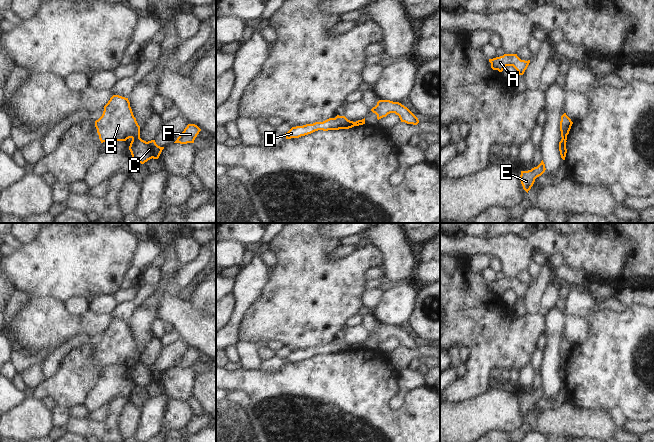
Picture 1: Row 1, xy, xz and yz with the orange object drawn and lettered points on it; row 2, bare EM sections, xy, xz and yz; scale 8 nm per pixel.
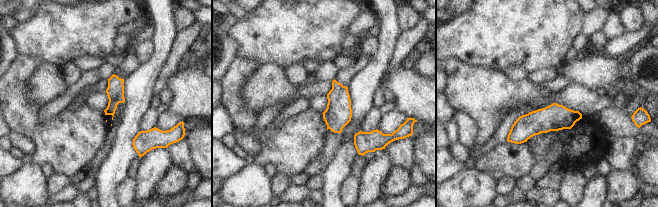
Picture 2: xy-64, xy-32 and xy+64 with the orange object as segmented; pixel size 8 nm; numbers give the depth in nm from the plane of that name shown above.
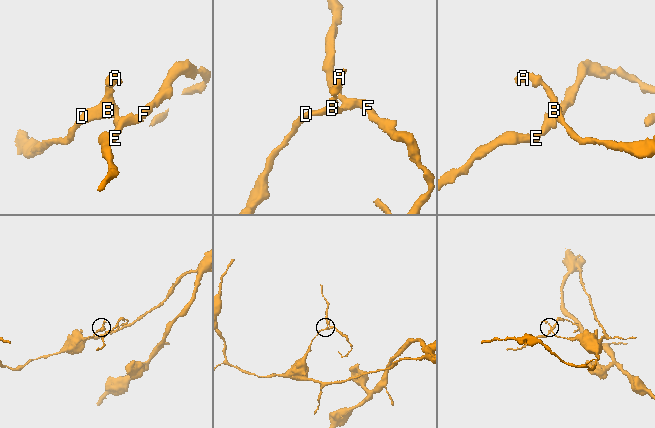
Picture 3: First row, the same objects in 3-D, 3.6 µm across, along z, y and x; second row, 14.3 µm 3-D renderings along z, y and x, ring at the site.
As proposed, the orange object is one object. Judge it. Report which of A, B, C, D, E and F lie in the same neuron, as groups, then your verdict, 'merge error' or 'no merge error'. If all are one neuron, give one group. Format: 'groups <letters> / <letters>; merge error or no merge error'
groups A B D / C E F; merge error

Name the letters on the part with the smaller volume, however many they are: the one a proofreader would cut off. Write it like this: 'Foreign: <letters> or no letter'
Foreign: C, E, F

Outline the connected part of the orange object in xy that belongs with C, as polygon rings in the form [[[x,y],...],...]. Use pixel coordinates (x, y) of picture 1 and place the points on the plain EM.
[[[140,361],[132,363],[129,374],[132,382],[141,388],[150,383],[158,383],[164,371],[156,368],[155,364],[144,365]]]

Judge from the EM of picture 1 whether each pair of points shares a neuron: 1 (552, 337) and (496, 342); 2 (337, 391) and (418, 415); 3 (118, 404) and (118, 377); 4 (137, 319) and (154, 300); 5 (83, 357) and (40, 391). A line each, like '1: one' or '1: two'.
1: two
2: one
3: two
4: one
5: one

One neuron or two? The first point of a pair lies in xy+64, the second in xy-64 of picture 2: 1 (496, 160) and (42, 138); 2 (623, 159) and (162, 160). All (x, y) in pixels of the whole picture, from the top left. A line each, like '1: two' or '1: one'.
1: one
2: two

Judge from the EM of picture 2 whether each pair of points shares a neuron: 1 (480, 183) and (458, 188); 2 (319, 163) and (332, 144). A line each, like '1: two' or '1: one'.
1: one
2: one

